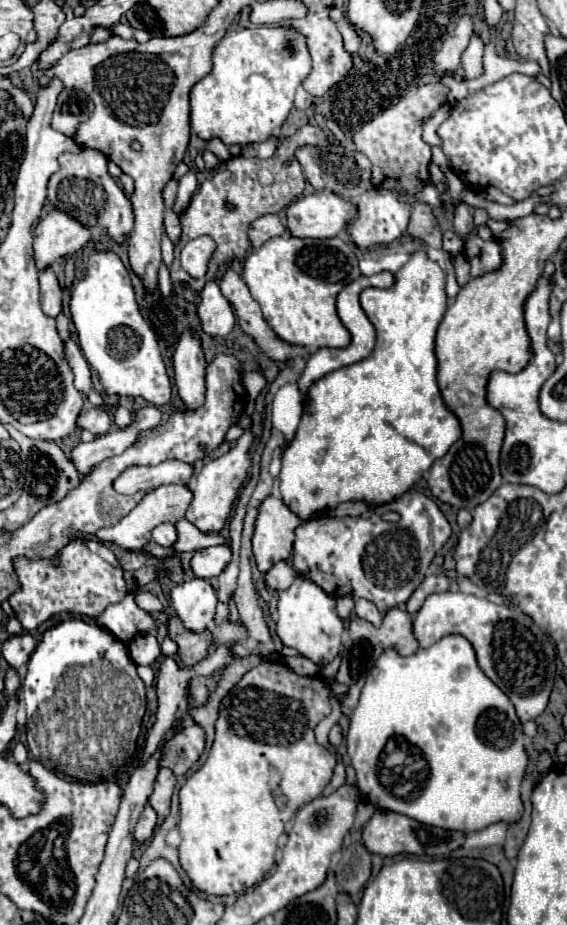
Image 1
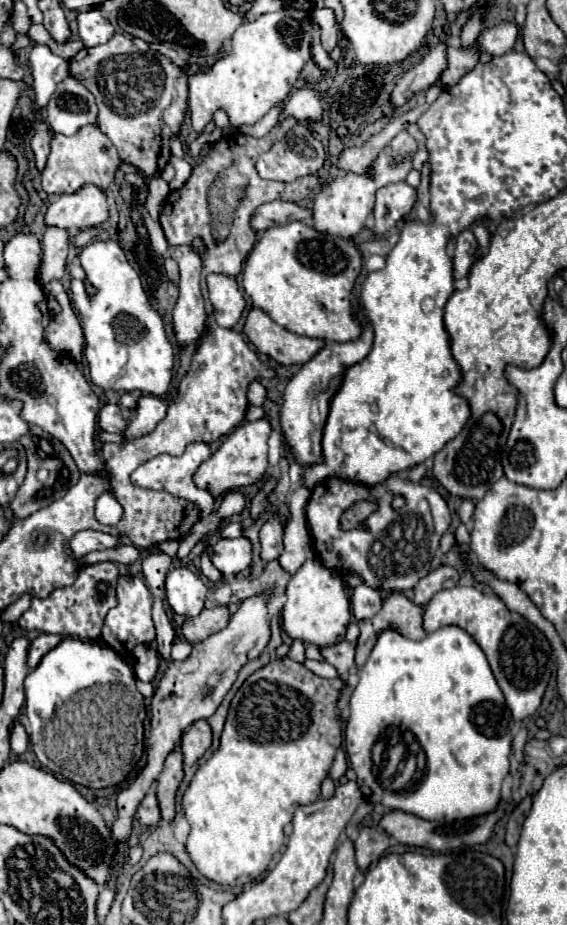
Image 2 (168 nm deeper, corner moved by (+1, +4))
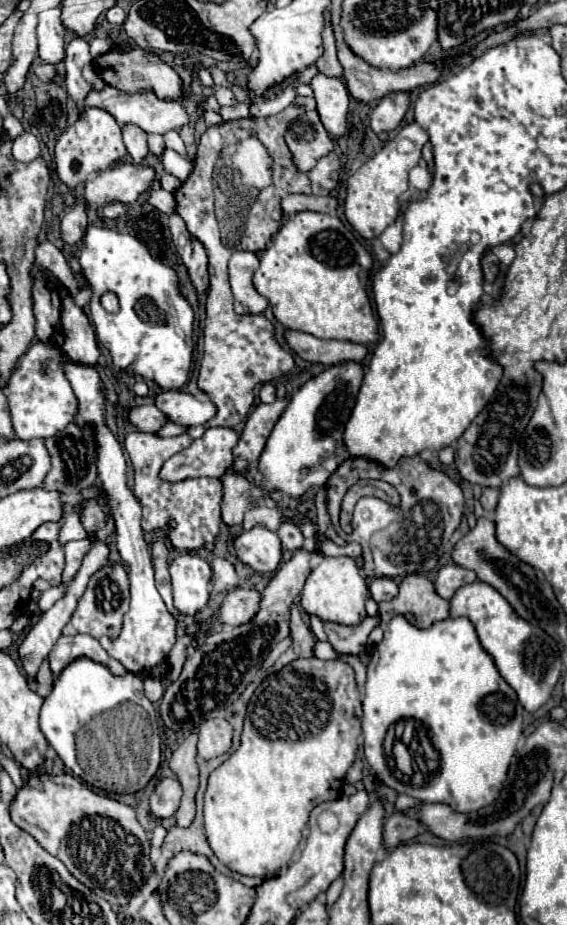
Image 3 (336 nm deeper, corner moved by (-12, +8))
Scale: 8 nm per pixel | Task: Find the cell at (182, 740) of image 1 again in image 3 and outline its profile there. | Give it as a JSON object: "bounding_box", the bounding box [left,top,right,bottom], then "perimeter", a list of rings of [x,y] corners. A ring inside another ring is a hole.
{"bounding_box":[197,719,233,759],"perimeter":[[[209,719],[199,727],[197,753],[203,759],[213,759],[231,749],[233,727],[227,719]]]}

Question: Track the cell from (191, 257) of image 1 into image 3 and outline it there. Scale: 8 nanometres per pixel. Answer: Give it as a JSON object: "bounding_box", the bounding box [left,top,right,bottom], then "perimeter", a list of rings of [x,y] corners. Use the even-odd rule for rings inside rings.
{"bounding_box":[169,213,209,293],"perimeter":[[[177,213],[169,215],[169,227],[171,227],[171,235],[173,235],[173,243],[177,247],[177,253],[181,255],[185,267],[189,269],[189,275],[191,275],[195,289],[199,293],[207,291],[209,273],[207,273],[207,251],[205,251],[205,247],[201,245],[201,241],[191,237],[191,233],[185,229],[185,221],[181,221],[181,217]]]}

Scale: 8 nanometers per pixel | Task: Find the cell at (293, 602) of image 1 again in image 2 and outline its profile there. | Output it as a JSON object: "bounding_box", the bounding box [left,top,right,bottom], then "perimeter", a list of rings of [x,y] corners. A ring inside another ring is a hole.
{"bounding_box":[282,559,350,647],"perimeter":[[[320,559],[306,561],[288,581],[286,603],[282,607],[282,629],[290,639],[300,639],[316,647],[336,645],[344,639],[350,617],[350,601],[342,585],[342,577],[326,569]]]}

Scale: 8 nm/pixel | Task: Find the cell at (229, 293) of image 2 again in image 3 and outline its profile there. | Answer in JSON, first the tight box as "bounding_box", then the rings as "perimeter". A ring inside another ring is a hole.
{"bounding_box":[229,251,269,315],"perimeter":[[[235,251],[229,259],[229,279],[235,297],[235,313],[259,315],[269,307],[269,301],[253,287],[253,273],[259,267],[259,257],[251,251]]]}

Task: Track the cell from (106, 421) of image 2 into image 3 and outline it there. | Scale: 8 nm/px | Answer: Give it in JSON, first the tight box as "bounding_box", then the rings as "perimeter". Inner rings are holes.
{"bounding_box":[129,405,169,433],"perimeter":[[[141,405],[129,411],[129,421],[141,431],[157,433],[165,423],[169,423],[169,417],[165,417],[165,413],[161,413],[155,405]]]}

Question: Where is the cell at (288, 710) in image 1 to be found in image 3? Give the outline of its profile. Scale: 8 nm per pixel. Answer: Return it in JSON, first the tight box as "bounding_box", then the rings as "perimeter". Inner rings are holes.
{"bounding_box":[205,657,361,879],"perimeter":[[[317,657],[311,659],[295,659],[293,663],[285,665],[281,671],[271,673],[263,679],[263,683],[255,689],[251,701],[249,701],[249,709],[247,709],[247,719],[245,719],[245,727],[241,733],[241,747],[225,761],[221,763],[209,777],[209,785],[205,791],[205,833],[209,839],[211,849],[215,851],[215,855],[219,857],[221,863],[225,863],[227,867],[231,867],[233,871],[241,873],[241,875],[249,875],[249,877],[261,877],[261,879],[269,879],[275,877],[279,873],[281,867],[285,867],[295,849],[299,847],[301,839],[303,839],[303,829],[307,825],[309,813],[325,803],[325,801],[333,801],[341,795],[341,783],[345,779],[345,773],[349,771],[349,767],[355,761],[357,755],[357,737],[361,735],[361,691],[355,685],[355,671],[351,665],[343,663],[343,661],[323,661]]]}

